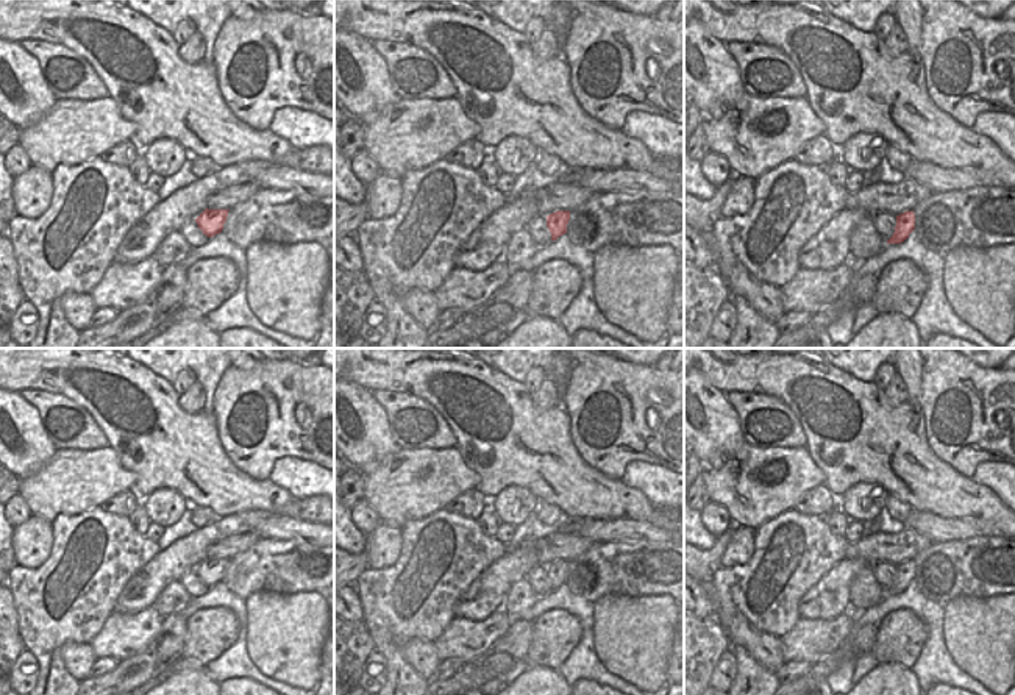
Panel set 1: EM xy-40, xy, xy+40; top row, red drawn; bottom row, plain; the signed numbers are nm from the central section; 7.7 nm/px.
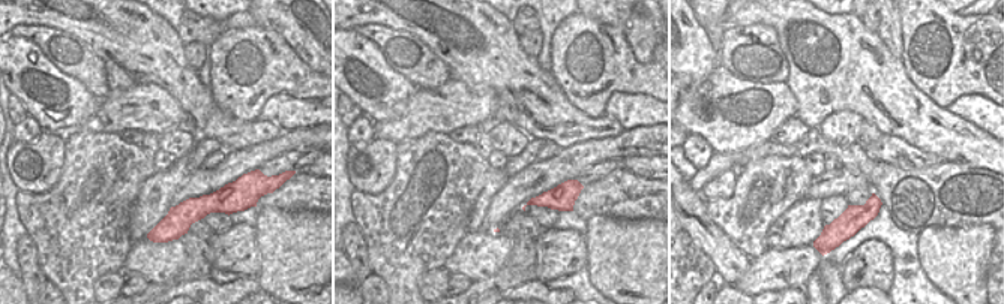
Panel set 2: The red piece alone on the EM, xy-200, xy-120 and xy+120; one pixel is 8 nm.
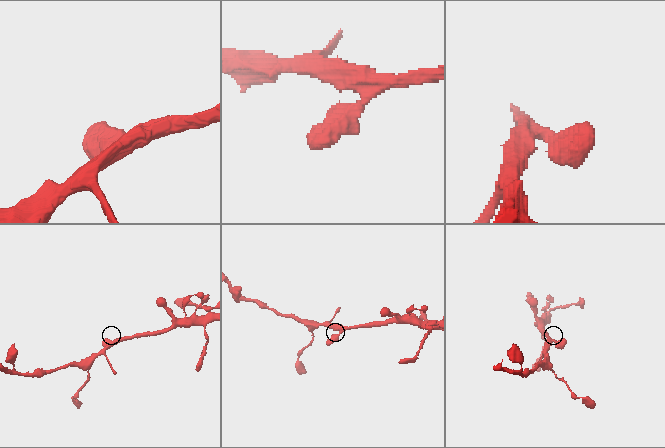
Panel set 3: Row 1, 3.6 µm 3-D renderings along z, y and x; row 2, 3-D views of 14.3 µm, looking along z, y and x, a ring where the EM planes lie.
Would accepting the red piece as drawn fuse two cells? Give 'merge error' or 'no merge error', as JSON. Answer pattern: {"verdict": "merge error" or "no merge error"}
{"verdict": "no merge error"}

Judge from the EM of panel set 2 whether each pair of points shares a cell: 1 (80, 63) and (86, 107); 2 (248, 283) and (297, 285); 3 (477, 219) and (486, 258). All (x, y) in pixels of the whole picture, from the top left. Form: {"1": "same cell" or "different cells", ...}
{"1": "different cells", "2": "different cells", "3": "different cells"}

